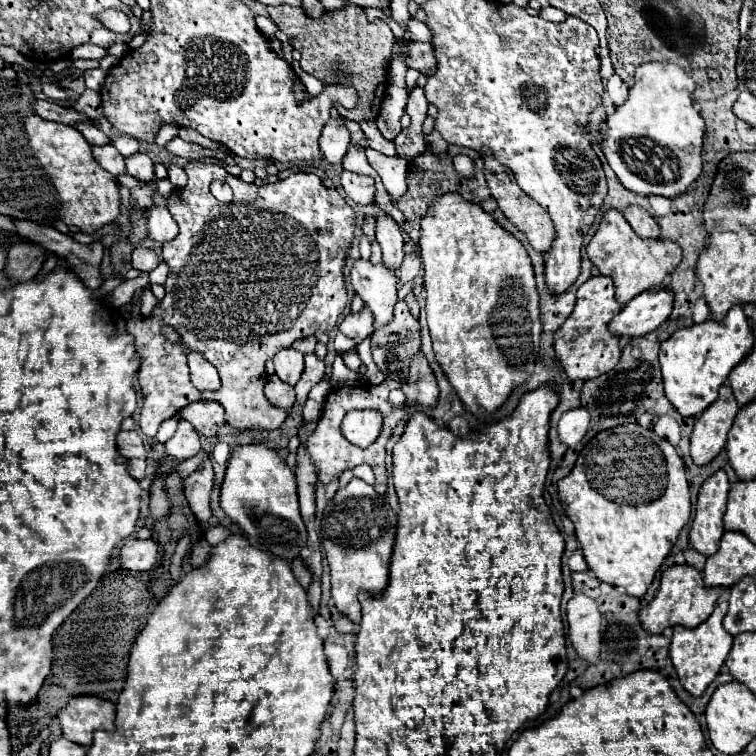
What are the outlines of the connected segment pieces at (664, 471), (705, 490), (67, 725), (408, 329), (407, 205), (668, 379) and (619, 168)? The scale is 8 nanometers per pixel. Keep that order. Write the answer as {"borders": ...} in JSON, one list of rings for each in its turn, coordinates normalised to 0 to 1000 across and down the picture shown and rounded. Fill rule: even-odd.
{"borders":[[[[823,561],[823,563],[815,563],[812,569],[799,569],[799,571],[791,571],[772,593],[770,598],[765,601],[765,608],[762,608],[762,616],[757,619],[757,624],[743,632],[738,638],[738,659],[741,659],[741,667],[743,667],[743,675],[746,680],[759,690],[759,698],[762,698],[762,714],[767,720],[767,728],[778,743],[778,754],[786,757],[786,762],[796,770],[804,770],[815,778],[823,778],[831,788],[852,788],[852,783],[857,780],[857,775],[862,772],[865,767],[865,759],[868,754],[873,751],[873,746],[878,743],[878,738],[884,735],[884,730],[889,728],[889,720],[892,714],[897,712],[899,701],[905,698],[905,693],[913,688],[913,646],[910,646],[910,632],[907,632],[907,622],[905,622],[905,608],[899,606],[899,601],[894,598],[894,593],[868,577],[865,569],[857,569],[857,566],[849,566],[844,561]]],[[[947,622],[937,635],[931,635],[926,646],[921,680],[913,698],[913,720],[931,735],[944,733],[955,712],[958,704],[955,683],[960,672],[963,646],[966,640],[958,622]]],[[[101,921],[87,937],[77,942],[77,952],[82,958],[82,974],[108,984],[122,984],[122,971],[127,966],[148,968],[151,960],[151,931],[124,921]]],[[[526,399],[519,426],[497,437],[489,447],[492,471],[503,492],[513,503],[534,505],[540,500],[540,481],[556,463],[556,429],[540,413],[537,399]]],[[[593,193],[593,201],[590,201],[593,206],[577,206],[577,204],[571,204],[569,198],[563,198],[561,204],[553,204],[553,206],[548,206],[545,212],[542,212],[542,220],[540,220],[540,251],[537,251],[537,257],[529,262],[529,265],[524,265],[521,267],[521,272],[537,286],[537,294],[532,296],[532,304],[534,304],[534,310],[542,310],[542,320],[553,320],[553,310],[556,310],[556,288],[561,286],[561,280],[566,278],[566,272],[569,272],[569,267],[574,267],[574,262],[582,262],[587,254],[601,254],[601,257],[614,257],[614,254],[619,254],[619,257],[614,257],[614,262],[619,262],[622,267],[627,267],[627,270],[635,270],[635,275],[643,280],[643,283],[648,283],[651,288],[656,288],[656,283],[661,280],[661,275],[659,275],[659,270],[656,270],[656,265],[651,262],[651,259],[627,259],[624,254],[622,254],[622,249],[643,249],[643,241],[640,241],[640,212],[638,212],[638,206],[630,201],[630,198],[624,198],[624,196],[608,196],[608,193]],[[603,204],[616,204],[616,206],[622,206],[624,212],[627,212],[627,217],[630,217],[630,228],[627,228],[627,235],[611,235],[611,233],[606,233],[603,228],[601,228],[601,222],[598,222],[598,209],[603,206]]],[[[976,402],[963,410],[955,429],[947,423],[934,423],[894,437],[894,442],[873,455],[873,484],[881,526],[902,550],[926,548],[950,526],[950,513],[960,505],[963,492],[992,466],[995,455],[995,437]]],[[[857,82],[849,85],[841,93],[839,114],[833,116],[833,124],[823,140],[815,143],[810,153],[802,156],[804,180],[796,185],[796,198],[802,204],[802,212],[807,222],[815,228],[817,238],[825,249],[857,259],[870,257],[881,262],[892,262],[926,233],[929,228],[929,180],[931,180],[931,159],[915,140],[915,119],[921,116],[913,98],[907,98],[894,85],[878,85],[878,82]],[[825,183],[862,183],[876,196],[884,196],[894,214],[894,228],[876,228],[876,235],[860,235],[854,238],[852,230],[841,230],[841,225],[831,225],[831,214],[825,214]]]]}

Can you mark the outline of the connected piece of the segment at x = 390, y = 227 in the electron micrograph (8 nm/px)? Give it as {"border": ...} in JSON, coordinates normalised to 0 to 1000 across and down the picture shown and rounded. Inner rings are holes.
{"border":[[[503,275],[500,278],[500,299],[497,299],[497,320],[505,328],[505,349],[513,357],[529,357],[532,349],[532,339],[534,339],[534,310],[529,304],[529,299]]]}

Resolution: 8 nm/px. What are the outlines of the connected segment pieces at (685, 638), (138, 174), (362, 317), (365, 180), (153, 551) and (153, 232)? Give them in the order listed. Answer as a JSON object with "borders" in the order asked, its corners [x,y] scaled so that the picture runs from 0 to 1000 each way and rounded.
{"borders":[[[[955,788],[947,796],[947,804],[937,815],[937,820],[931,820],[921,831],[892,828],[892,841],[889,841],[889,849],[886,849],[886,870],[889,870],[889,878],[897,889],[899,905],[905,907],[905,913],[915,915],[915,921],[926,921],[934,913],[934,907],[947,897],[952,881],[958,878],[958,873],[966,862],[968,841],[955,828],[955,817],[960,812],[960,804],[963,804],[963,796]]],[[[177,204],[167,209],[167,228],[185,238],[188,243],[198,243],[206,238],[204,233],[204,214],[193,204]]],[[[481,407],[474,415],[460,415],[452,429],[447,431],[447,437],[466,447],[471,455],[476,455],[481,447],[487,447],[487,442],[492,442],[492,413],[487,407]]],[[[455,225],[452,228],[452,246],[458,257],[471,267],[471,270],[492,270],[495,267],[495,235],[489,233],[476,233],[468,228]]],[[[175,712],[167,714],[167,720],[161,722],[159,738],[161,738],[161,751],[167,754],[177,754],[177,757],[198,754],[209,738],[209,722],[204,714]]],[[[222,238],[206,241],[206,254],[201,257],[201,283],[196,286],[196,312],[206,320],[222,320],[235,310],[233,291],[228,288],[220,272],[220,257],[225,257],[230,246]]]]}

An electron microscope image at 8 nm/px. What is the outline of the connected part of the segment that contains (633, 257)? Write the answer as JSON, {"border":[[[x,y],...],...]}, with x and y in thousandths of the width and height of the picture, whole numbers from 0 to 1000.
{"border":[[[804,275],[799,280],[788,310],[783,312],[780,323],[775,325],[775,333],[778,333],[778,341],[783,344],[783,349],[794,357],[794,362],[810,368],[812,384],[815,384],[815,397],[820,399],[820,405],[833,399],[847,386],[873,378],[873,373],[902,344],[902,331],[897,323],[892,323],[886,317],[844,315],[839,310],[839,304],[833,302],[833,296],[828,294],[828,288],[823,286],[823,280],[815,275]]]}

